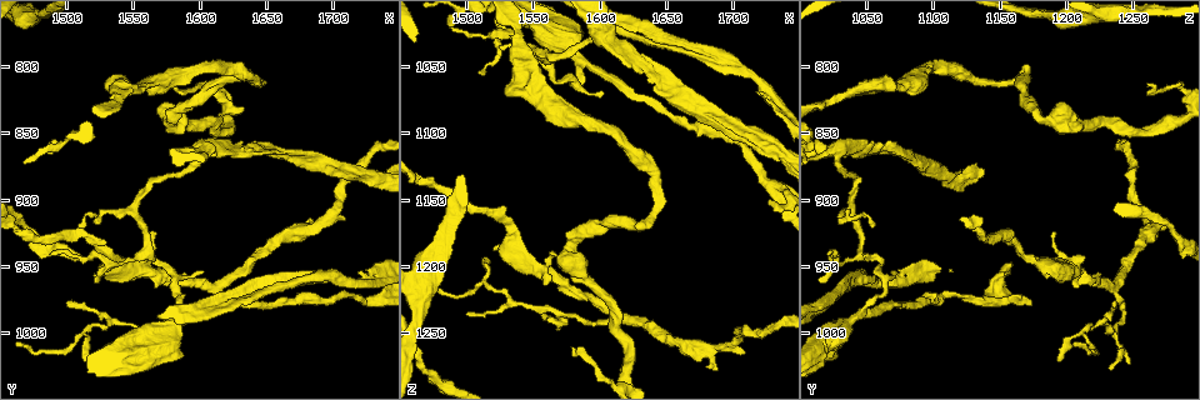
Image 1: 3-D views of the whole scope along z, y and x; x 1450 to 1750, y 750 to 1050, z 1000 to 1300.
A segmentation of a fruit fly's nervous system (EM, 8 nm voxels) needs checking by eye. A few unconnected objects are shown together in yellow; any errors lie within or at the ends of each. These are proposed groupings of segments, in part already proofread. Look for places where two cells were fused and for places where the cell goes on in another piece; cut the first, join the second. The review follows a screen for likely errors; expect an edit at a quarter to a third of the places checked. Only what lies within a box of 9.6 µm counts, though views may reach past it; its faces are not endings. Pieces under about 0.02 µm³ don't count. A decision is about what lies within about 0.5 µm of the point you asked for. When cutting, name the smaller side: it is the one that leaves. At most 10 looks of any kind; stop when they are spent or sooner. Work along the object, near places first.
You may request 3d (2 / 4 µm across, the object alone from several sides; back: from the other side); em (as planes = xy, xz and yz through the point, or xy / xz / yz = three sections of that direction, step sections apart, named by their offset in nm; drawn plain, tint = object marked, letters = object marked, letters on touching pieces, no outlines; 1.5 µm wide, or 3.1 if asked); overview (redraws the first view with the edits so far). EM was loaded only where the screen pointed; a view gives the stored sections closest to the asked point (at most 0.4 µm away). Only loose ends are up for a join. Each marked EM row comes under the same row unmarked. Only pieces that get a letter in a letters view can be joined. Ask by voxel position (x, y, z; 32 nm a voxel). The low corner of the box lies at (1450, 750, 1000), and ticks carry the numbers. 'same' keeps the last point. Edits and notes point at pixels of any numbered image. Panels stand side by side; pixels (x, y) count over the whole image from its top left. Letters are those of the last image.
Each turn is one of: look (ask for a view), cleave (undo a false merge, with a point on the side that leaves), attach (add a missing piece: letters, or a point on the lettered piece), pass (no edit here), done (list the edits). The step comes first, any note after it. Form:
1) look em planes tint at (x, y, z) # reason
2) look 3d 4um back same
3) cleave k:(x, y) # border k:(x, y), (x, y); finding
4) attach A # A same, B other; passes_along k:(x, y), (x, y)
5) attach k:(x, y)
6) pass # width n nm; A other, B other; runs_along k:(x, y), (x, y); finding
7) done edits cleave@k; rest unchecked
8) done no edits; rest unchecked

look em planes tint at (1488, 942, 1020) # tapers out

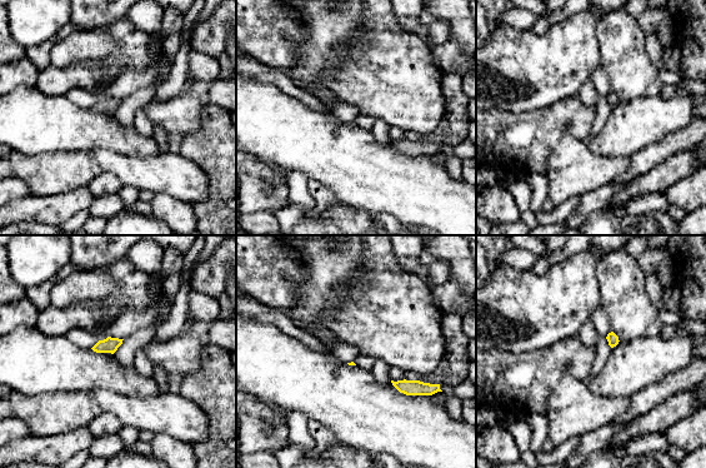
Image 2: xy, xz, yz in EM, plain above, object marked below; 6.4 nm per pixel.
look em planes letters same

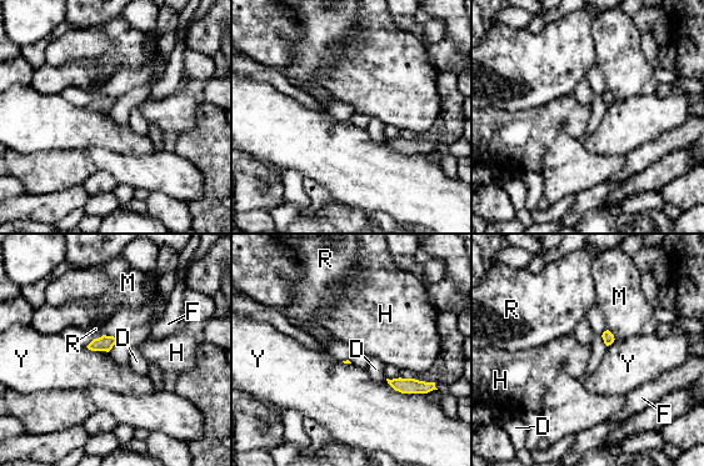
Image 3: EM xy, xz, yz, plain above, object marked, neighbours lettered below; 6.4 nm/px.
pass # D other, F other, H other, M other, R other, Y other; border 3:(385, 380), (395, 390), (407, 394); no lettered piece goes on from it

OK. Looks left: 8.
look em planes tint at (1564, 940, 1046) # narrows sharply

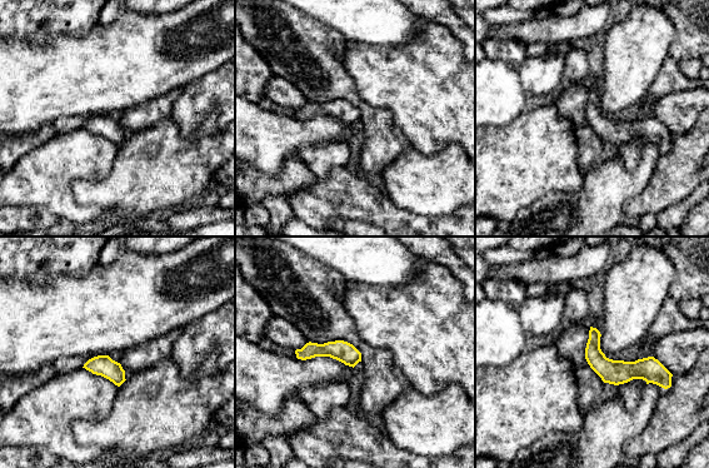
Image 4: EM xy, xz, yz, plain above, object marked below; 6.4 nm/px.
look em planes letters same # what lies round it

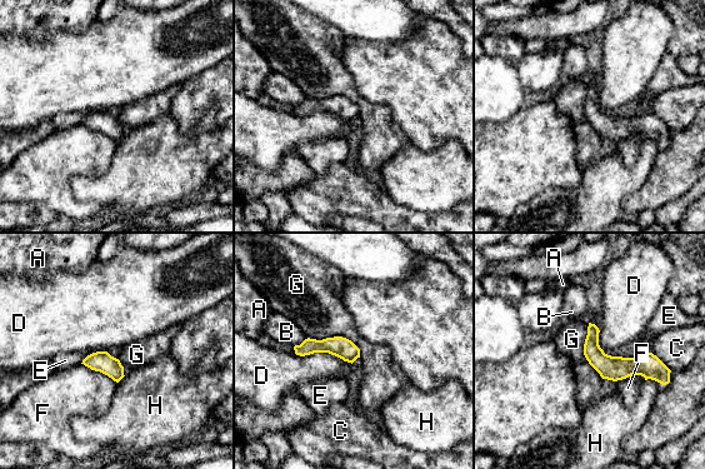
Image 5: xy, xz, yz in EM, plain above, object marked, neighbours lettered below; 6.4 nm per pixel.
pass # longest_contact D 380 nm; A other, B other, C other, D other, E other, F other, G other, H other; one cell here

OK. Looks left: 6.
look 3d 4um at (1566, 926, 1192) # tapers out

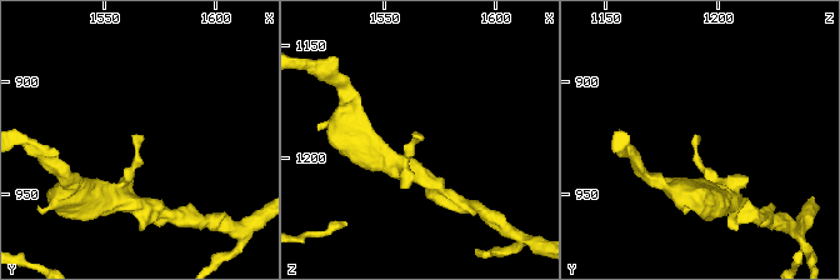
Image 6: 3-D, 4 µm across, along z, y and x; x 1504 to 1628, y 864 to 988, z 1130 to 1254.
look em planes letters at (1569, 925, 1191) # shape alone is not enough

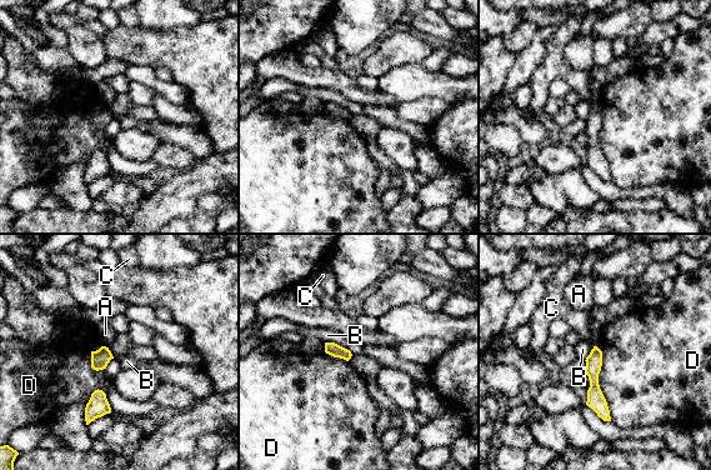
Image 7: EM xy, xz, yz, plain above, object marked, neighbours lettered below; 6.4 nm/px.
pass # longest_contact D 480 nm; A other, B other, C other, D other; border 7:(325, 341), (339, 344), (351, 354); none of them fits

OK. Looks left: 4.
look 3d 2um at (1540, 812, 1048) # sudden change in width

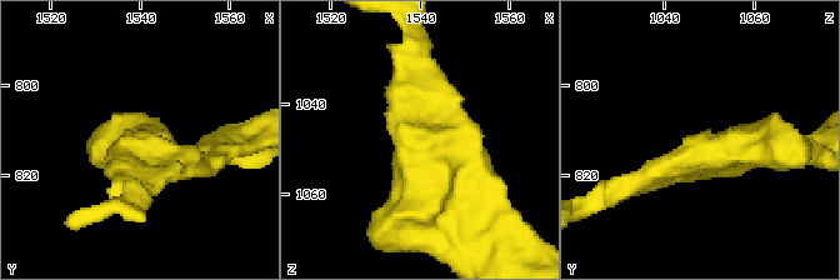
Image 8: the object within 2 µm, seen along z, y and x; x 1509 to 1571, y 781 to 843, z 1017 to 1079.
look em xy step 4 letters at (1541, 814, 1050)

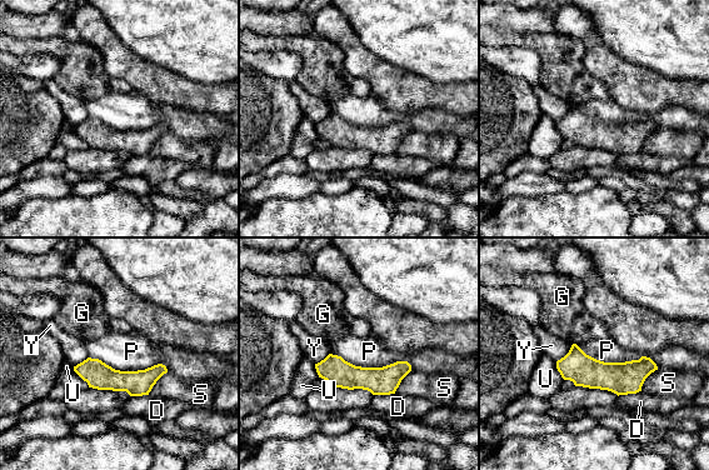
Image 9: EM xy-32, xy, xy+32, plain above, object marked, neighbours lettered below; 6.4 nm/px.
pass # D other, G other, P other, S other, U other, Y other; continuous, no second cell

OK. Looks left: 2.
done no edits; rest unchecked

